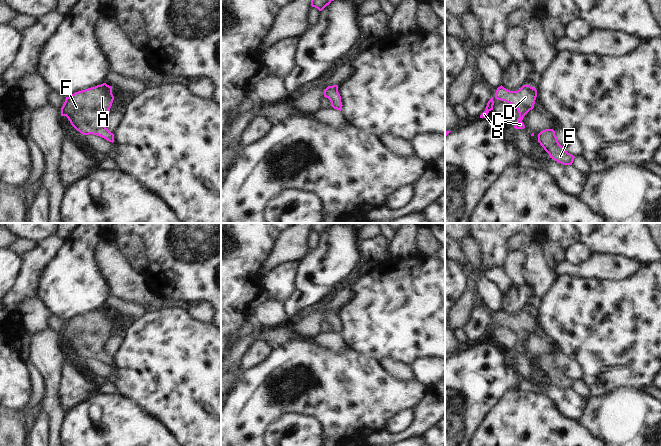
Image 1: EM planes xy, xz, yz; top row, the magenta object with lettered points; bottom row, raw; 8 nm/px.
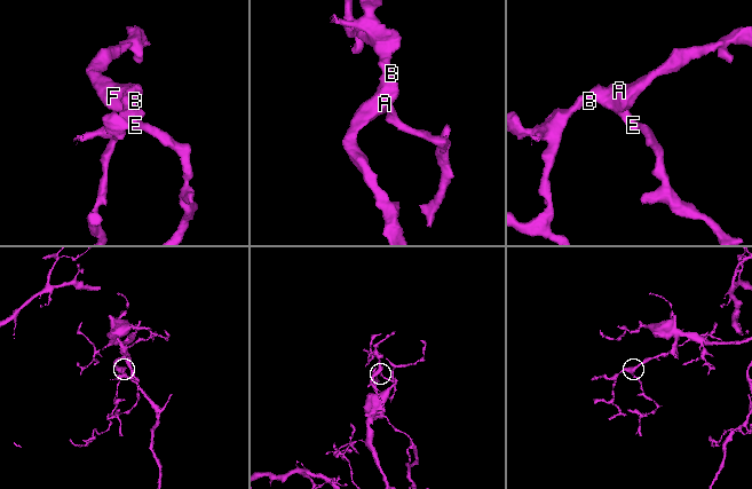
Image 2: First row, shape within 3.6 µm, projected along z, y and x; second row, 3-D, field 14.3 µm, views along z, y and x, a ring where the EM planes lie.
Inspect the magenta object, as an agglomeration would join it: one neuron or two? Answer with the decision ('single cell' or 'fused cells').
single cell

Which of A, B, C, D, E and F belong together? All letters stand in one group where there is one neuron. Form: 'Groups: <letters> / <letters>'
Groups: A B C D E F

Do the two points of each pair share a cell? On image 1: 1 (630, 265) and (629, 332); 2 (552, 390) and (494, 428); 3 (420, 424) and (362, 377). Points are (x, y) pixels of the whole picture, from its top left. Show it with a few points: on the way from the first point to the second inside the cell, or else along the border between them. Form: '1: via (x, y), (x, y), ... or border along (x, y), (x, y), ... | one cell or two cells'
1: border along (648, 265), (625, 278), (607, 279) | two cells
2: border along (541, 393), (560, 411) | two cells
3: border along (424, 387), (423, 397), (413, 408) | two cells

